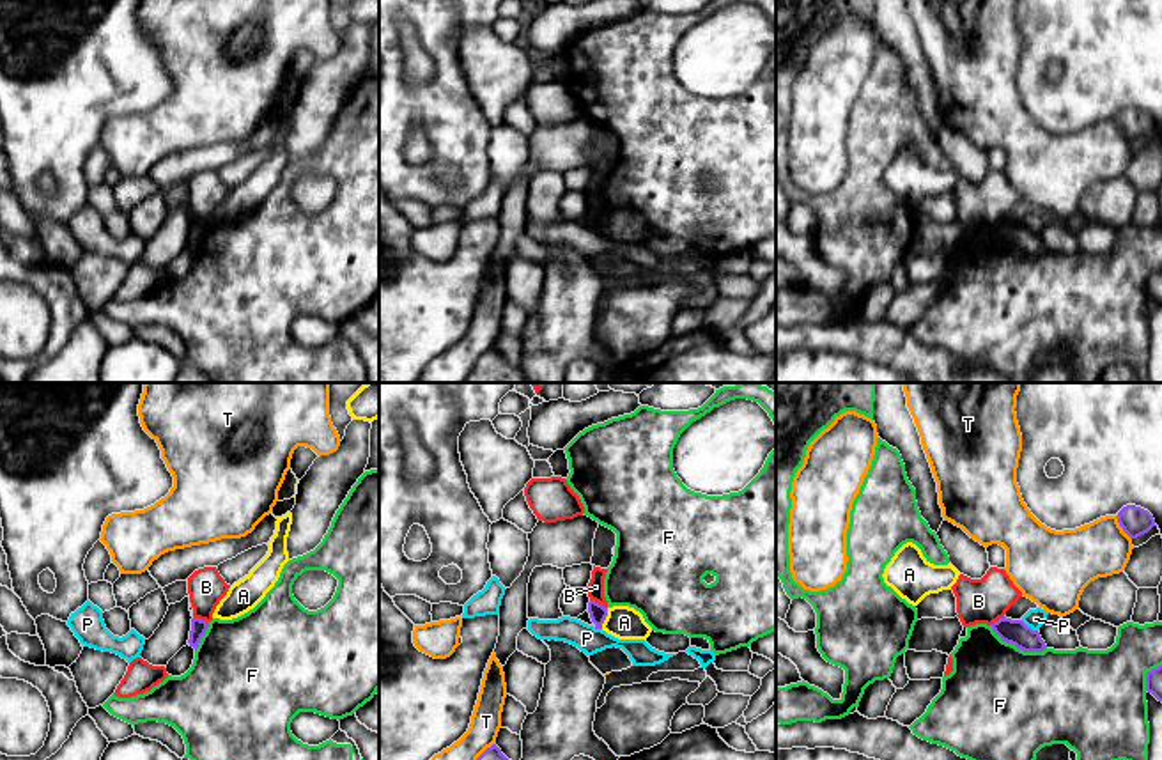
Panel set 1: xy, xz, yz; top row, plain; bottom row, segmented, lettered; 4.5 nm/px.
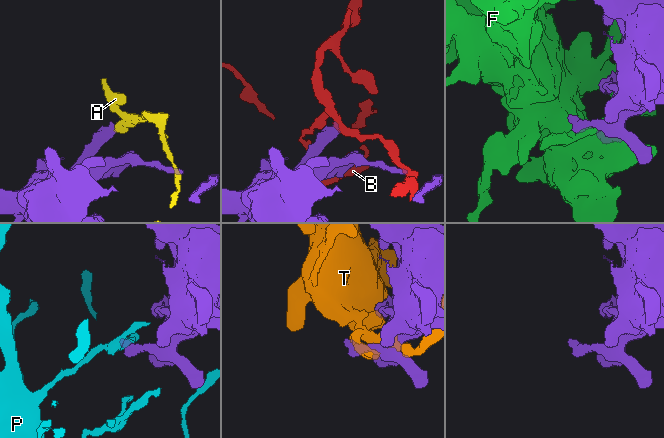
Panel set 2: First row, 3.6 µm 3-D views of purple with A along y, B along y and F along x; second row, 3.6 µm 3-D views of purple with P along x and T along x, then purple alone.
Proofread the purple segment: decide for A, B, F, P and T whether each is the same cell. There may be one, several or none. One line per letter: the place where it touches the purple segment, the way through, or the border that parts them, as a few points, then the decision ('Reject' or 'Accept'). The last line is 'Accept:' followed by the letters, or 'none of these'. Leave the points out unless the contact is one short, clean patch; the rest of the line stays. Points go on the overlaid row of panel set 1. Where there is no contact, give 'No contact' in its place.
A: Touches purple at xz (604, 619). Boundary: xz (608, 608), (601, 628). Reject
B: Touches purple at xz (597, 603). Reject
F: Touches purple at yz (1017, 647). Reject
P: Touches purple at yz (1030, 628). Boundary: yz (1021, 620), (1037, 631). Reject
T: Touches purple at yz (1122, 527). Reject
Accept: none of these

